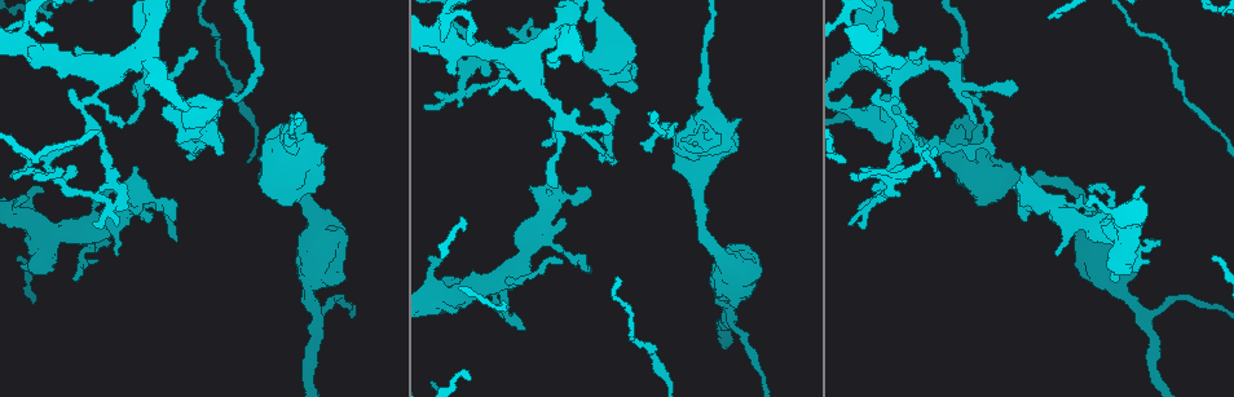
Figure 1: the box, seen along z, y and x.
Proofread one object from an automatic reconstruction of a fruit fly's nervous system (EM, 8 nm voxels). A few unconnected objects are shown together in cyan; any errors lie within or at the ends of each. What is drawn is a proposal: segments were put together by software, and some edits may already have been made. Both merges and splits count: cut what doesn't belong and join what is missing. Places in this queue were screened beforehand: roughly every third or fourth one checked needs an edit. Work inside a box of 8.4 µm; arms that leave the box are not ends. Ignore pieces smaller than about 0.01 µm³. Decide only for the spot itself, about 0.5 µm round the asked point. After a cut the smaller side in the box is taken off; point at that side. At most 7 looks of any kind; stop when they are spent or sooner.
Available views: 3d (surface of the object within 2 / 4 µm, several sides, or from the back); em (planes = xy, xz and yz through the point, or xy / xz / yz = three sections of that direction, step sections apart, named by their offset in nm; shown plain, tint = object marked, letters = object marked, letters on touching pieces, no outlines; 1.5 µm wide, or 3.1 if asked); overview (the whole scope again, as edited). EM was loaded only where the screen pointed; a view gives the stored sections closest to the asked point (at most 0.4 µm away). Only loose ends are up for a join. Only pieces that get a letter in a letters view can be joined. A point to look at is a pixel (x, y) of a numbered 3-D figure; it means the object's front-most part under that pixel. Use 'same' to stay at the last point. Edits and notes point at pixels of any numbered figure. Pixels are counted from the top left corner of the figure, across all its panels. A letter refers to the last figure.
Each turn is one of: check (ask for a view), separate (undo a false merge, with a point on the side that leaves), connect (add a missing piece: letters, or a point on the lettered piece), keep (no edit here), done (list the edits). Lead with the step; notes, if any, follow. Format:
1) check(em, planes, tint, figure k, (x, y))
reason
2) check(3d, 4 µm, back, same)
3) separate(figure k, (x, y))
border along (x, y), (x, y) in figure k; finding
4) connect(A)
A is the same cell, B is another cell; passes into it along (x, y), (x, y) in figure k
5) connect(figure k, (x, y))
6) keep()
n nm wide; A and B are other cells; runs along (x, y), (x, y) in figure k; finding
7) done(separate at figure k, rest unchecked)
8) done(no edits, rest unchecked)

check(em, planes, letters, figure 1, (108, 242))
branch stops here

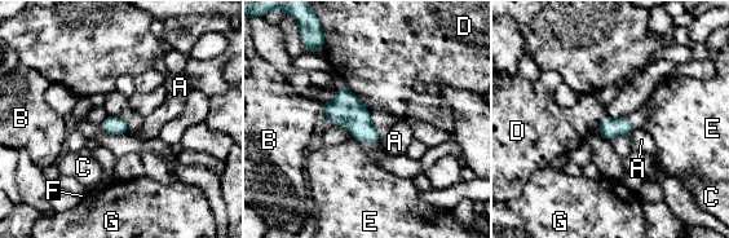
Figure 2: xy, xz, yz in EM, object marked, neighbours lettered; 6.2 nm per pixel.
keep()
A, B, C, D, E, F and G are other cells; border along (381, 132), (376, 141) in figure 2; none of them fits

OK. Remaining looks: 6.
check(3d, 2 µm, figure 1, (1019, 179))
free end

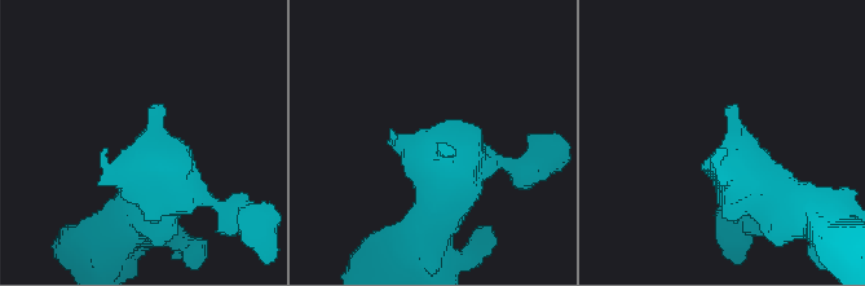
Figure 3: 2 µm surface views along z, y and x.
check(em, xy, step 8, tint, figure 3, (721, 146))

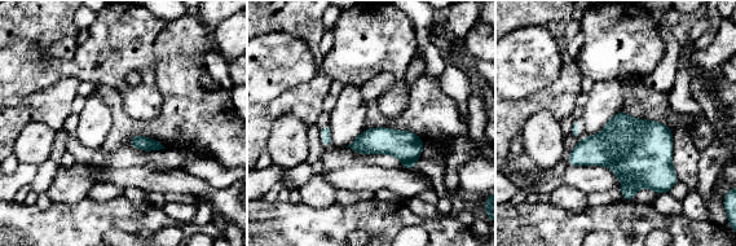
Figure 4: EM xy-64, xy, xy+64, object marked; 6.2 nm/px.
check(em, planes, letters, same)

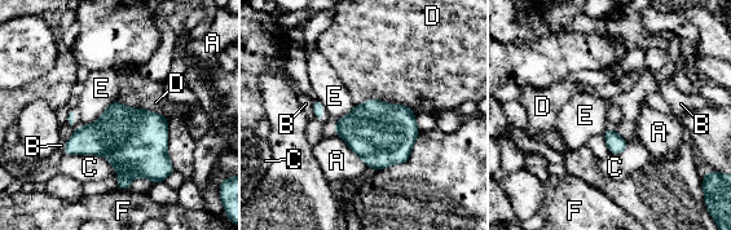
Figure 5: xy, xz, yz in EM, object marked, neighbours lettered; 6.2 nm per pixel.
keep()
A, B, C, D, E and F are other cells; border along (356, 104), (381, 100), (415, 114) in figure 5; none of them fits

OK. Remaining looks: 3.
check(3d, 2 µm, figure 1, (324, 268))
branch stops here

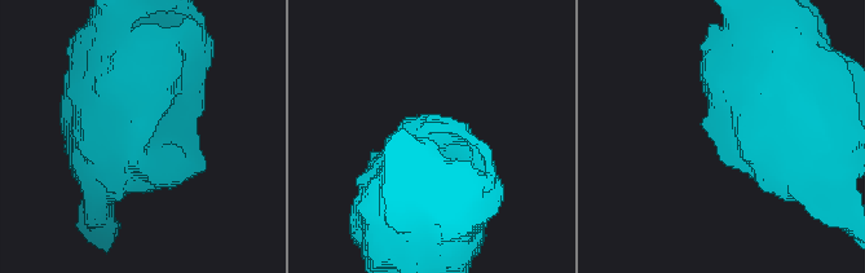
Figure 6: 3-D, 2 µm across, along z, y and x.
check(em, planes, letters, figure 6, (707, 131))

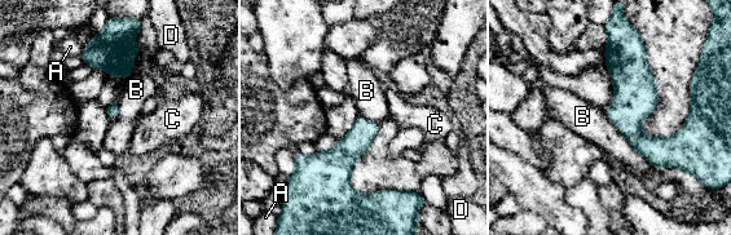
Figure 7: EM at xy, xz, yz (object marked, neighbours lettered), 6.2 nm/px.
keep()
A, B, C and D are other cells; runs along (619, 43), (630, 128), (676, 164) in figure 7; no lettered piece goes on from it

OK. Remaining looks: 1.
done(no edits, rest unchecked)

